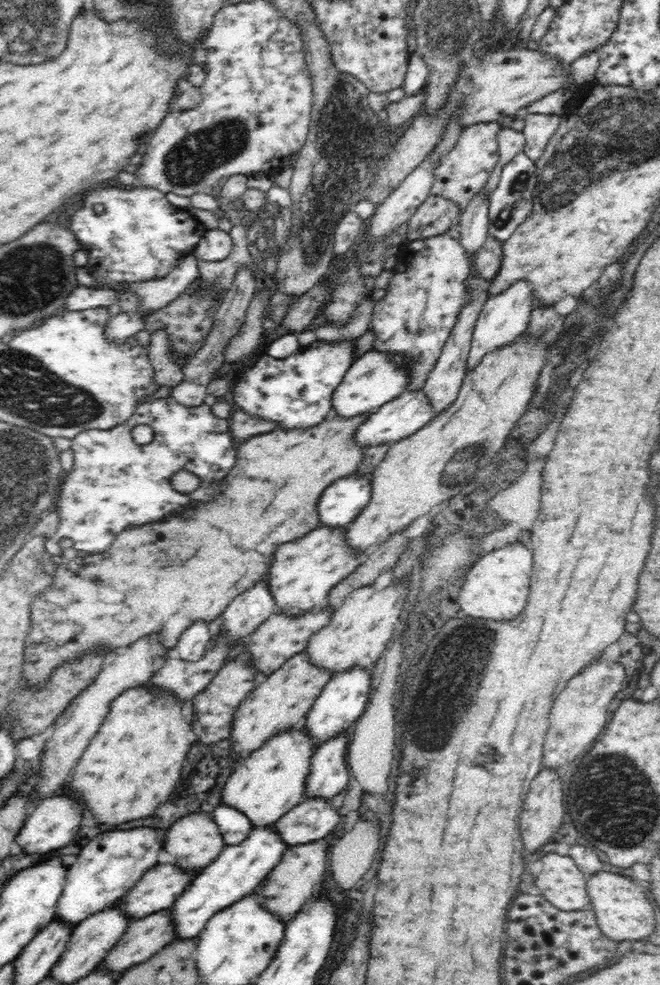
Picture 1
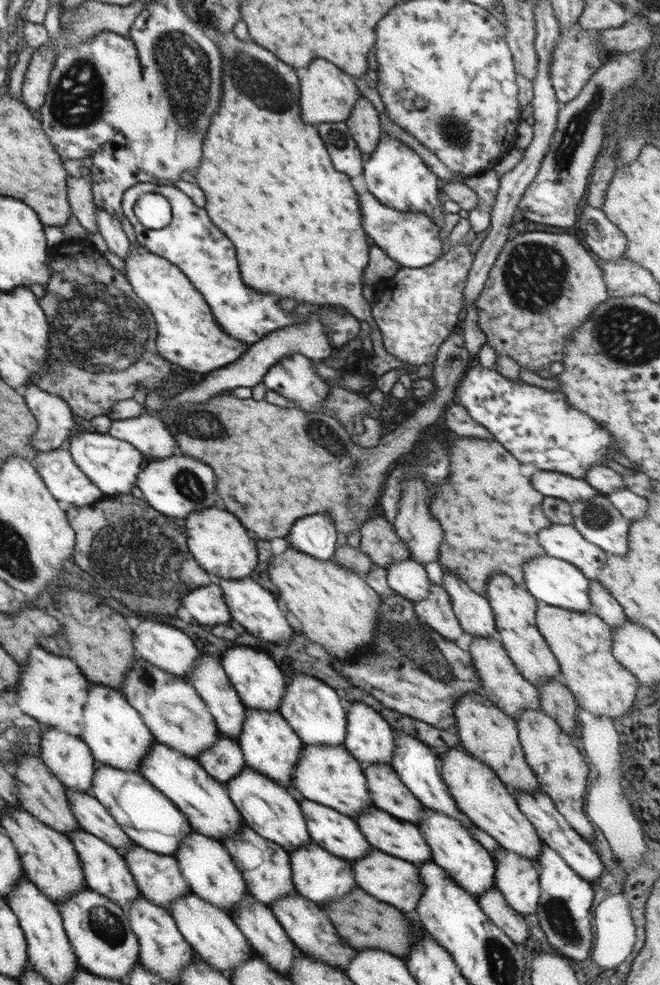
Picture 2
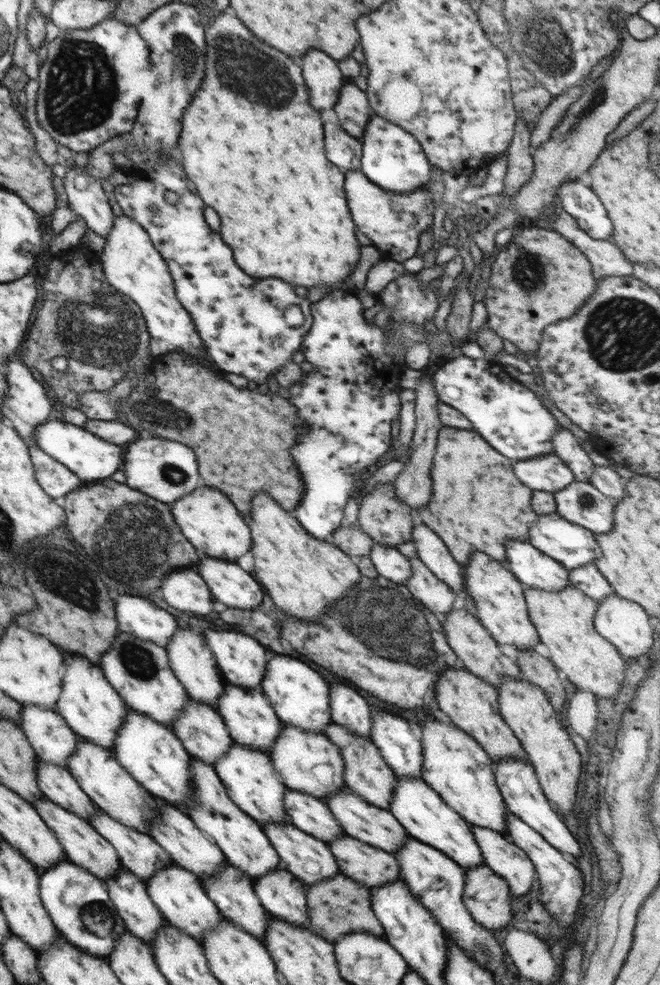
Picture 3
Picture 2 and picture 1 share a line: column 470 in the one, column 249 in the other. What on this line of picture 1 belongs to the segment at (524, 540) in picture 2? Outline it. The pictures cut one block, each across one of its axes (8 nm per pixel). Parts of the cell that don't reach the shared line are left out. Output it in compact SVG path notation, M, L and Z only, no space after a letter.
M366 412L366 414L360 414L360 416L352 416L352 418L340 418L339 414L331 413L327 418L324 418L322 422L320 422L320 425L314 426L314 427L309 427L304 430L286 430L286 429L280 429L280 430L274 430L272 432L269 432L267 434L262 434L262 436L256 436L256 437L251 437L246 439L246 442L244 444L240 444L238 446L238 456L236 456L236 468L234 470L230 470L230 474L228 474L228 478L223 478L224 484L220 486L220 494L216 496L216 500L212 500L212 502L206 502L206 504L196 504L196 506L190 506L190 508L185 508L182 513L176 514L176 516L164 518L162 521L158 522L153 522L147 525L142 525L142 526L137 526L137 527L128 527L124 529L120 534L115 536L115 539L112 541L112 544L108 547L108 550L105 550L103 553L96 553L96 554L88 554L86 557L76 557L74 560L70 561L64 561L61 563L59 566L54 566L53 567L53 573L54 573L54 578L52 581L52 584L43 592L40 593L38 597L36 597L31 604L31 627L29 630L29 633L27 634L26 642L24 645L24 666L23 666L23 678L24 678L24 684L23 686L30 686L31 688L40 688L40 686L43 684L42 678L44 678L44 674L42 672L46 672L46 668L50 668L50 666L44 666L48 660L46 660L46 652L48 650L52 650L52 648L60 648L60 652L62 652L62 660L74 660L76 656L82 656L82 654L86 654L88 650L116 650L116 648L122 648L122 646L130 646L134 641L140 640L140 638L144 636L148 636L148 634L154 634L154 632L157 632L159 634L159 638L161 638L161 644L165 646L165 648L171 649L174 648L174 646L177 645L177 642L180 638L180 635L183 632L186 632L187 628L190 628L196 620L203 620L203 622L212 622L212 620L216 620L218 616L220 616L223 612L224 609L232 602L233 598L236 598L238 594L242 594L242 592L246 592L248 588L252 588L254 584L256 584L256 581L260 579L264 579L265 576L268 573L268 570L270 570L270 566L272 566L272 560L274 560L274 554L276 552L276 549L279 548L280 545L286 544L287 542L292 542L292 540L296 540L296 538L302 538L304 534L308 533L310 530L314 530L314 528L319 526L319 517L317 514L318 510L318 498L324 494L326 488L332 484L335 480L338 480L338 478L346 478L346 476L354 475L357 472L358 466L363 462L364 460L364 447L360 447L358 443L356 443L356 430L364 424L364 421L369 417L369 414L372 412Z

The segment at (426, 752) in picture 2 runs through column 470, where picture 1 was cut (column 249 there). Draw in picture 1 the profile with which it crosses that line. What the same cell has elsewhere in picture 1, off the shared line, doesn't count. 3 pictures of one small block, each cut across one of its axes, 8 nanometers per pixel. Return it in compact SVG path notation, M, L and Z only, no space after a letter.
M227 804L216 806L212 817L218 825L225 847L240 844L244 838L248 838L252 830L250 819L241 810L236 810Z

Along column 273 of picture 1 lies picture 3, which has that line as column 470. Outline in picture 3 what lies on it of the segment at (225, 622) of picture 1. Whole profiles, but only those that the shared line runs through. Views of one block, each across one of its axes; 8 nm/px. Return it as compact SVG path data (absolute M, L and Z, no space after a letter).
M423 522L416 524L412 530L412 541L417 549L418 559L442 582L446 582L458 598L464 600L464 610L476 617L476 607L464 587L465 572L456 562L447 546L434 530Z

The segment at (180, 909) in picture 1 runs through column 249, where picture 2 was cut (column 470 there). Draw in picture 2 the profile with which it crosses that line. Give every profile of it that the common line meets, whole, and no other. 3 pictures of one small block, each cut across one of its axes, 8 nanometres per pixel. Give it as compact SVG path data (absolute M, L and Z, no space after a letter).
M424 806L424 818L420 820L418 829L422 833L422 837L426 839L426 843L430 845L432 858L440 868L444 868L448 872L448 876L476 898L484 892L488 892L490 888L495 886L495 870L494 857L480 844L476 842L476 838L468 832L468 828L462 826L462 822L458 822L456 818L444 816L438 810L426 808Z

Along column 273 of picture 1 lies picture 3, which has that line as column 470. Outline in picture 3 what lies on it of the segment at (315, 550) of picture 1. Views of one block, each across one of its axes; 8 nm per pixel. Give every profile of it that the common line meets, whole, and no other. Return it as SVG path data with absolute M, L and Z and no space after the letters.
M472 552L470 563L463 568L464 587L476 607L476 618L488 630L492 638L502 646L514 646L518 651L533 650L540 642L538 631L530 620L521 583L504 563L489 558L484 552Z

